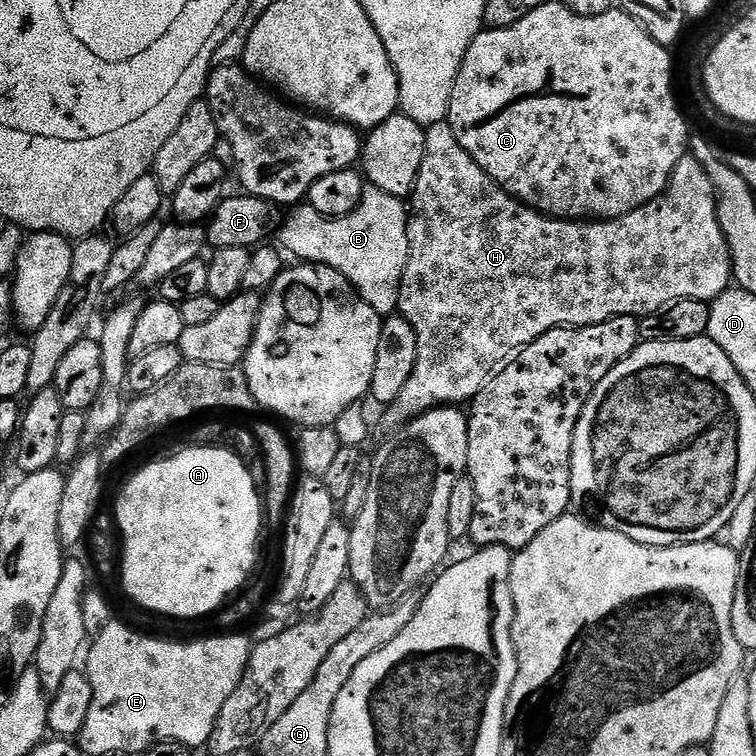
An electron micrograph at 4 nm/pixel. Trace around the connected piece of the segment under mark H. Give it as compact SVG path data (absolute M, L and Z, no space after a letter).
M447 122L443 124L429 124L426 128L426 150L422 158L420 173L416 179L416 186L410 197L410 215L408 217L408 241L410 254L406 262L406 270L402 274L400 283L399 315L406 318L414 326L418 334L418 362L414 366L414 374L406 382L402 394L394 403L387 405L384 412L385 433L400 431L404 425L414 418L426 414L432 408L445 406L460 406L465 402L475 400L476 396L487 386L488 381L496 375L498 369L505 362L512 359L520 349L533 344L542 334L561 326L585 328L588 324L601 324L613 320L615 316L635 316L643 318L662 310L668 304L679 300L703 300L711 302L727 292L733 283L732 255L728 249L728 239L722 234L722 226L718 222L716 213L718 201L716 187L710 182L706 170L690 154L685 154L678 162L674 174L668 183L668 189L658 198L646 202L638 210L620 216L617 220L558 220L555 216L546 216L523 204L504 188L499 188L487 174L462 150L458 138L454 138L454 130Z

